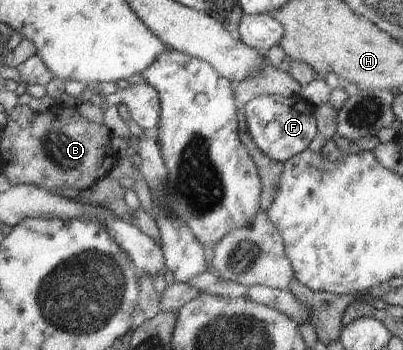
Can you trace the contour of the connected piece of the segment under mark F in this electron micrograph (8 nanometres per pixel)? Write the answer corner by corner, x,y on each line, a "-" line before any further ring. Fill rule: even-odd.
299,94
289,98
267,95
258,96
245,104
243,115
246,118
249,136
257,148
270,159
283,164
291,157
308,149
317,135
316,109
317,107
305,101

